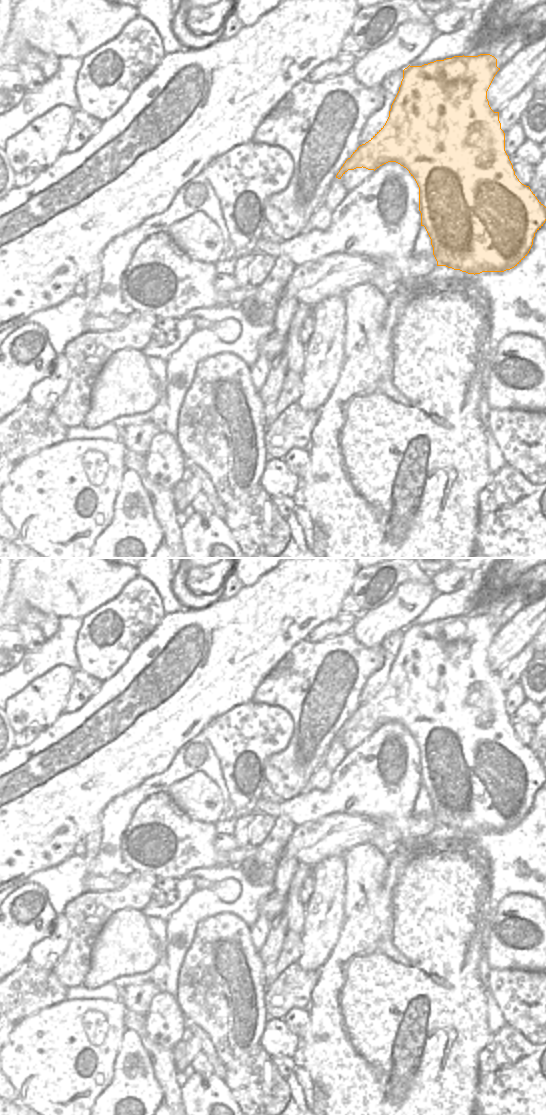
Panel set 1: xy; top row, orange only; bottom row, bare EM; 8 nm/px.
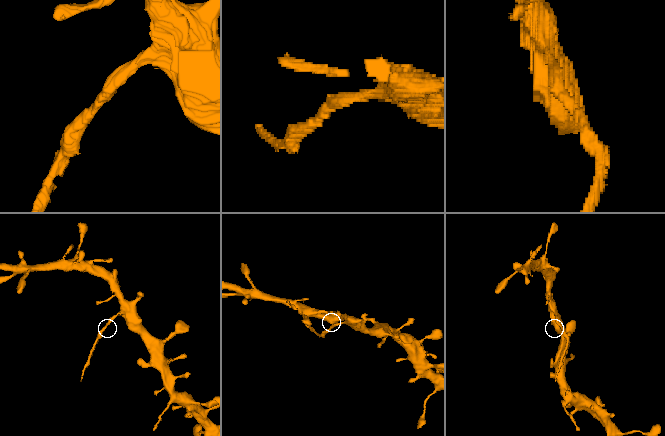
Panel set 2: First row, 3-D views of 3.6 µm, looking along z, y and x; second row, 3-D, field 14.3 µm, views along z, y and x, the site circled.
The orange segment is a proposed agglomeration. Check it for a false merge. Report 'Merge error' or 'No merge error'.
Merge error

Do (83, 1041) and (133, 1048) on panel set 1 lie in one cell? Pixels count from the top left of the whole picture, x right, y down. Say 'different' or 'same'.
different

